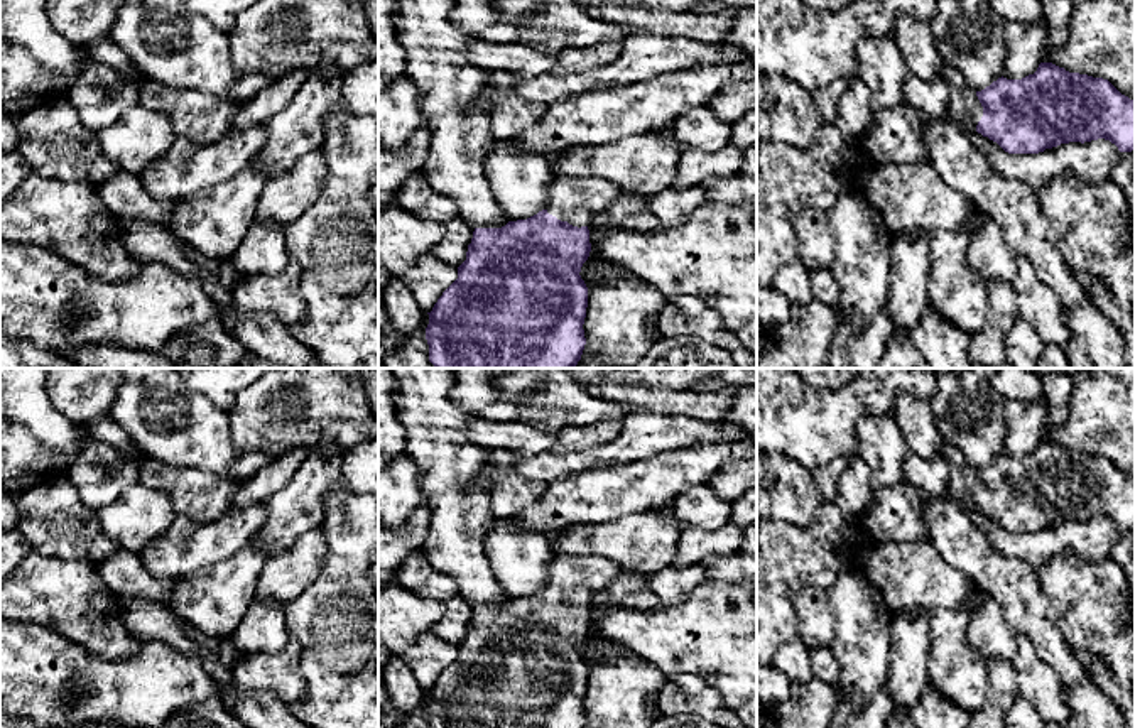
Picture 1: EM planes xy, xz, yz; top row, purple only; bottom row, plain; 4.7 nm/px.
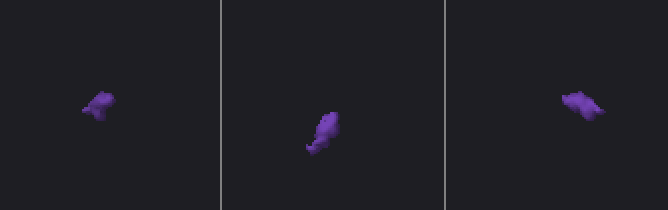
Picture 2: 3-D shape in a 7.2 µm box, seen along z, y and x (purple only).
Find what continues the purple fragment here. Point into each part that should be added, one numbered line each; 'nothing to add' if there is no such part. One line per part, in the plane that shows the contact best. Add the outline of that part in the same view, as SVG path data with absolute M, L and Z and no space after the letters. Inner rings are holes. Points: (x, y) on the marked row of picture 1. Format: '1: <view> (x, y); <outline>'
1: xz (573, 200); M556 177L547 193L547 213L578 228L589 226L598 213L622 196L613 182L601 177Z

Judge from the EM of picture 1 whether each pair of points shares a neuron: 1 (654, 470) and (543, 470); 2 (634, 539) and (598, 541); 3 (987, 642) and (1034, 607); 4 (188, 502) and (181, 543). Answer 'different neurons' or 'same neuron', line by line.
1: different neurons
2: same neuron
3: different neurons
4: different neurons

